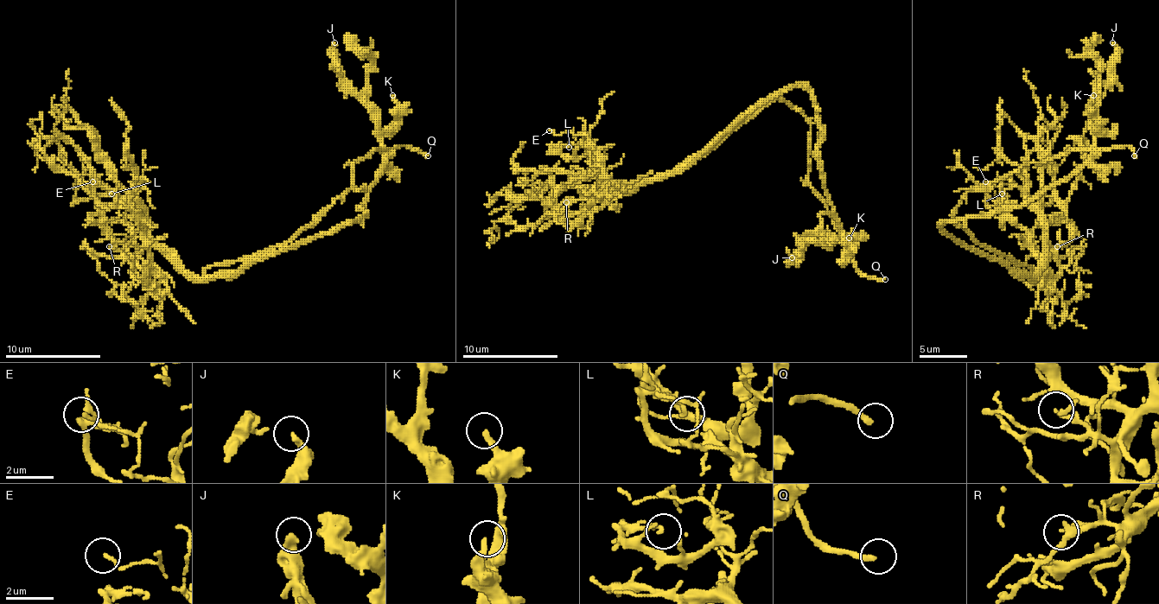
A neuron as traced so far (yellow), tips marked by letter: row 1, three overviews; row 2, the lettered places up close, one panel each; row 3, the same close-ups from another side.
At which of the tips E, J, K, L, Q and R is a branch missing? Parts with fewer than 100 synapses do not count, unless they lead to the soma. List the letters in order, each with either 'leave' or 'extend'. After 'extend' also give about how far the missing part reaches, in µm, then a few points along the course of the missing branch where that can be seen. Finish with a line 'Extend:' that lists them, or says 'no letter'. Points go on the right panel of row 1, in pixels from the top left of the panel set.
E: leave
J: leave
K: leave
L: leave
Q: extend; missing 20 µm
R: leave
Extend: Q

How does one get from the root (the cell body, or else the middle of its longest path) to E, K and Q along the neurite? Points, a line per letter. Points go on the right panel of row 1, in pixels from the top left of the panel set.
E: (992, 251), (1026, 277), (1045, 246), (1050, 256), (1041, 273), (1031, 237), (985, 203), (985, 181)
K: (992, 251), (954, 218), (954, 208), (969, 191), (1023, 165), (1086, 150), (1098, 122), (1093, 95)
Q: (992, 251), (954, 218), (969, 191), (1072, 150), (1129, 146), (1134, 155)

